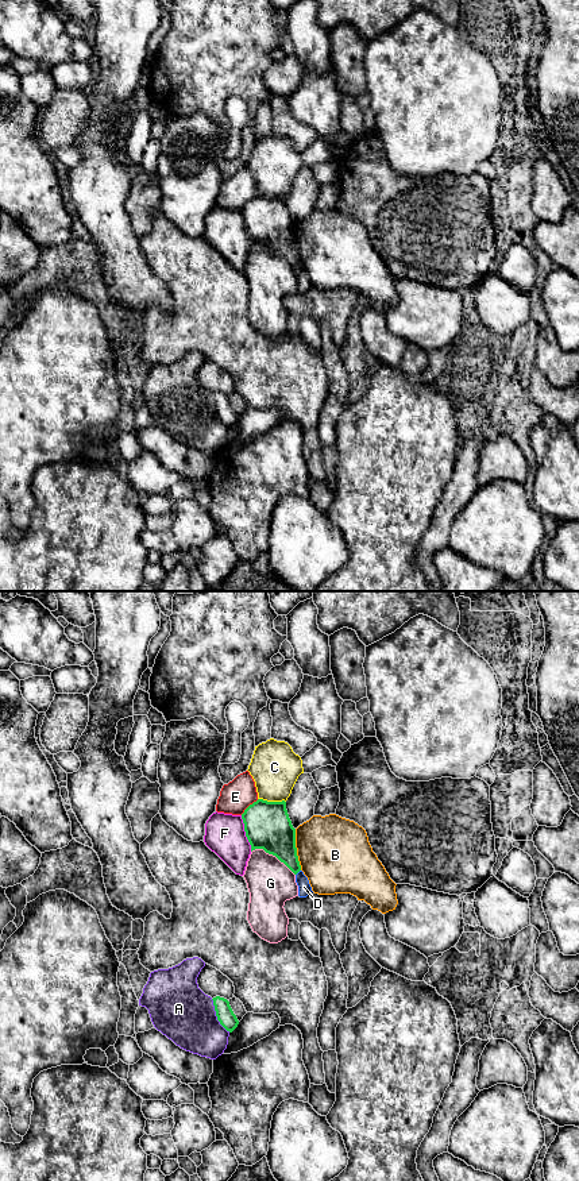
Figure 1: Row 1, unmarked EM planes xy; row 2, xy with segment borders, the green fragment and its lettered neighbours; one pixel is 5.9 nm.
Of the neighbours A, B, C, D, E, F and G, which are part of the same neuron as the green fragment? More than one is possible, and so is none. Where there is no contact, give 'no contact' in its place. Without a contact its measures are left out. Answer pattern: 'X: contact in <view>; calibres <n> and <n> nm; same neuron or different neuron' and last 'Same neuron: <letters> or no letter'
A: contact in xy; calibres 100 and 360 nm; different neuron
B: contact in xy; calibres 280 and 440 nm; different neuron
C: contact in xy; calibres 280 and 300 nm; different neuron
D: contact in xy; calibres 220 and 80 nm; different neuron
E: contact in xy; calibres 280 and 190 nm; different neuron
F: contact in xy; calibres 280 and 240 nm; different neuron
G: contact in xy; calibres 280 and 280 nm; different neuron
Same neuron: no letter

